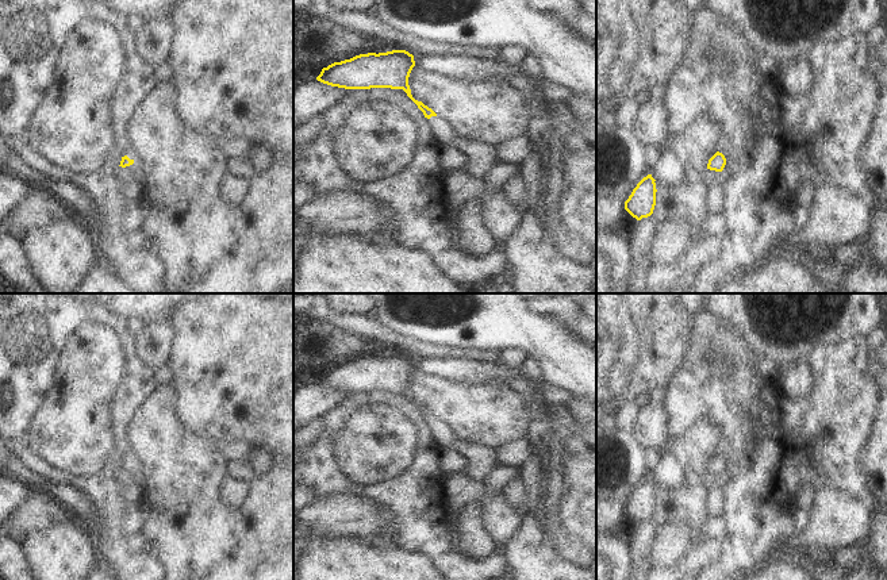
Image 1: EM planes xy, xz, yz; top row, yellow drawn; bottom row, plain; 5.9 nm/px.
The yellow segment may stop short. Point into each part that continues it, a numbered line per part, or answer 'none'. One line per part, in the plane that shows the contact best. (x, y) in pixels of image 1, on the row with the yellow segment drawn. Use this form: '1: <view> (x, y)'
1: xy (131, 154)

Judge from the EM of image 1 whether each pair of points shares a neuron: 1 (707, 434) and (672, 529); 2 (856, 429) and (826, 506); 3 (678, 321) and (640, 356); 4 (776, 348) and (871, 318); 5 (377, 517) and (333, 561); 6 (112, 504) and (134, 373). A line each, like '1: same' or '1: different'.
1: different
2: different
3: same
4: same
5: different
6: same

